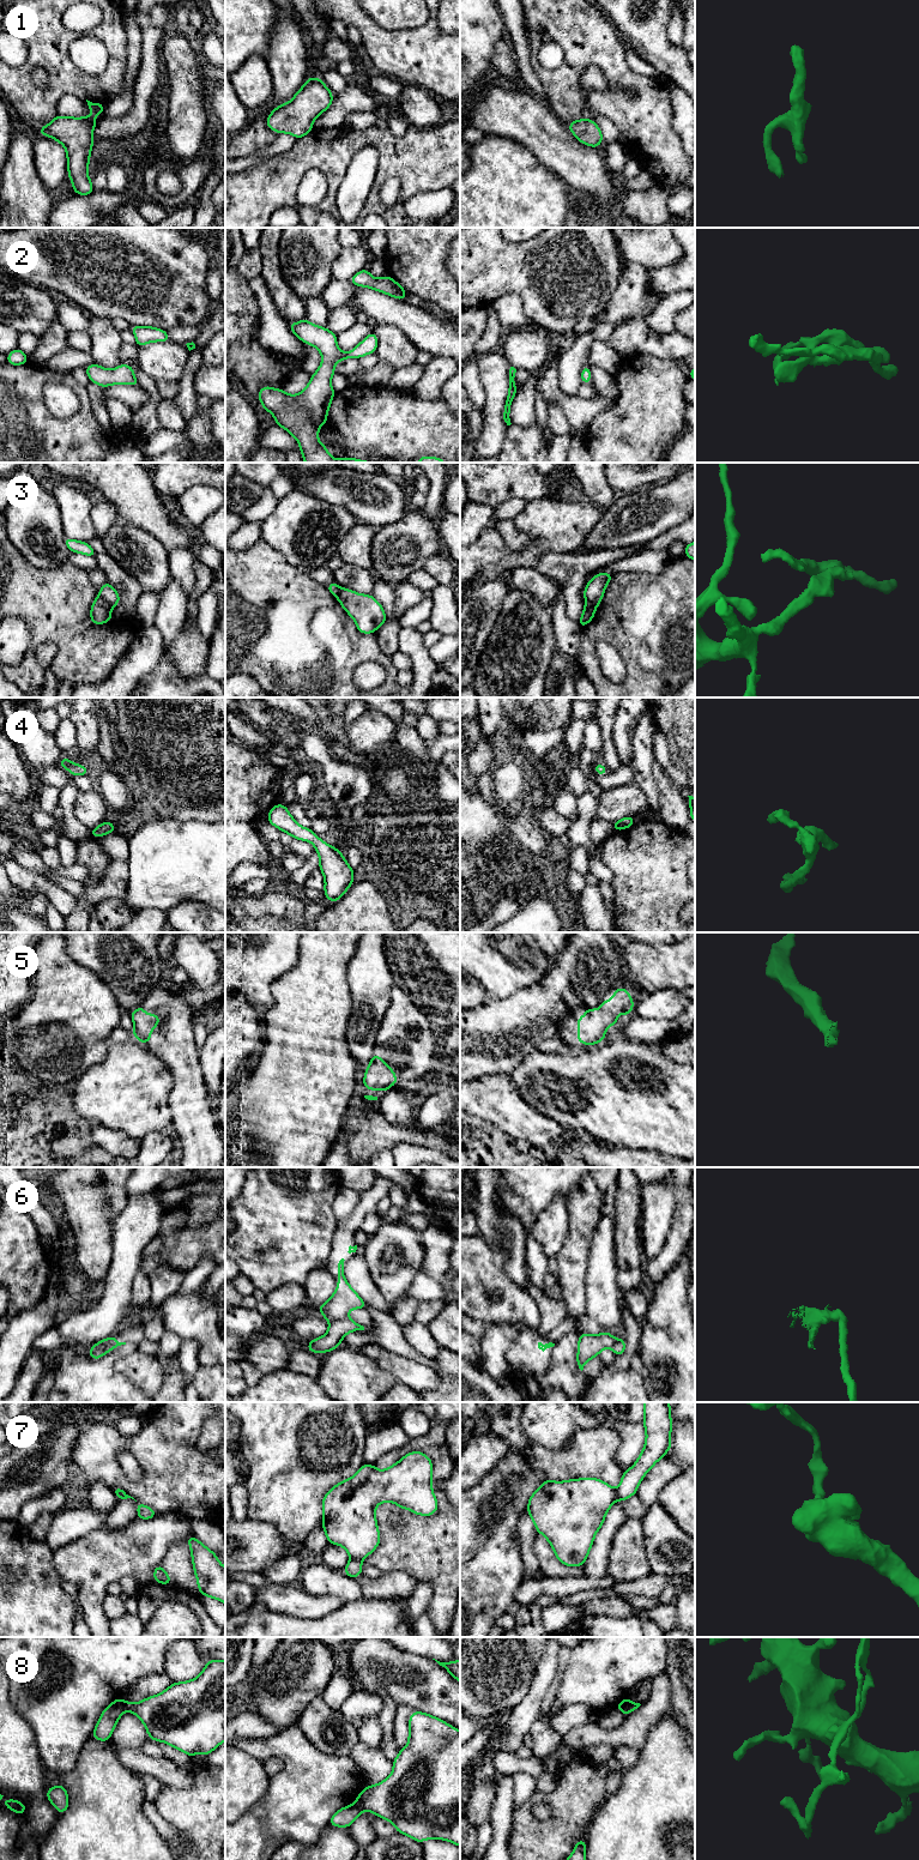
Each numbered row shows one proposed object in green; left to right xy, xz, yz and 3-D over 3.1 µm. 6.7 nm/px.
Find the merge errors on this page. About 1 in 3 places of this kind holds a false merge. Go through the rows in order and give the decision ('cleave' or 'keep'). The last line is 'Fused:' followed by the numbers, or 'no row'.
1: keep
2: keep
3: cleave
4: keep
5: keep
6: cleave
7: cleave
8: cleave
Fused: 3, 6, 7, 8

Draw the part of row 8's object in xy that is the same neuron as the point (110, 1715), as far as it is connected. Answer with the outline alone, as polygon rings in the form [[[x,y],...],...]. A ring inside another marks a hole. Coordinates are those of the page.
[[[122,1697],[111,1702],[101,1714],[92,1737],[99,1741],[110,1740],[115,1726],[125,1711],[126,1702]]]

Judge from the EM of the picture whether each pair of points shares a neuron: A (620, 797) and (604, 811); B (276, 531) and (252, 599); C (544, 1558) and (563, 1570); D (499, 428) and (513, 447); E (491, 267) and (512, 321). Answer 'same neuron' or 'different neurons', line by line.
A: same neuron
B: different neurons
C: same neuron
D: different neurons
E: different neurons

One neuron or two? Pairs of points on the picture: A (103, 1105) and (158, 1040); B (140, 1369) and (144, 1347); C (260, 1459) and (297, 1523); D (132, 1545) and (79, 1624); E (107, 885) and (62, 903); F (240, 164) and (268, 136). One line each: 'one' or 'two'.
A: two
B: two
C: one
D: two
E: two
F: two

